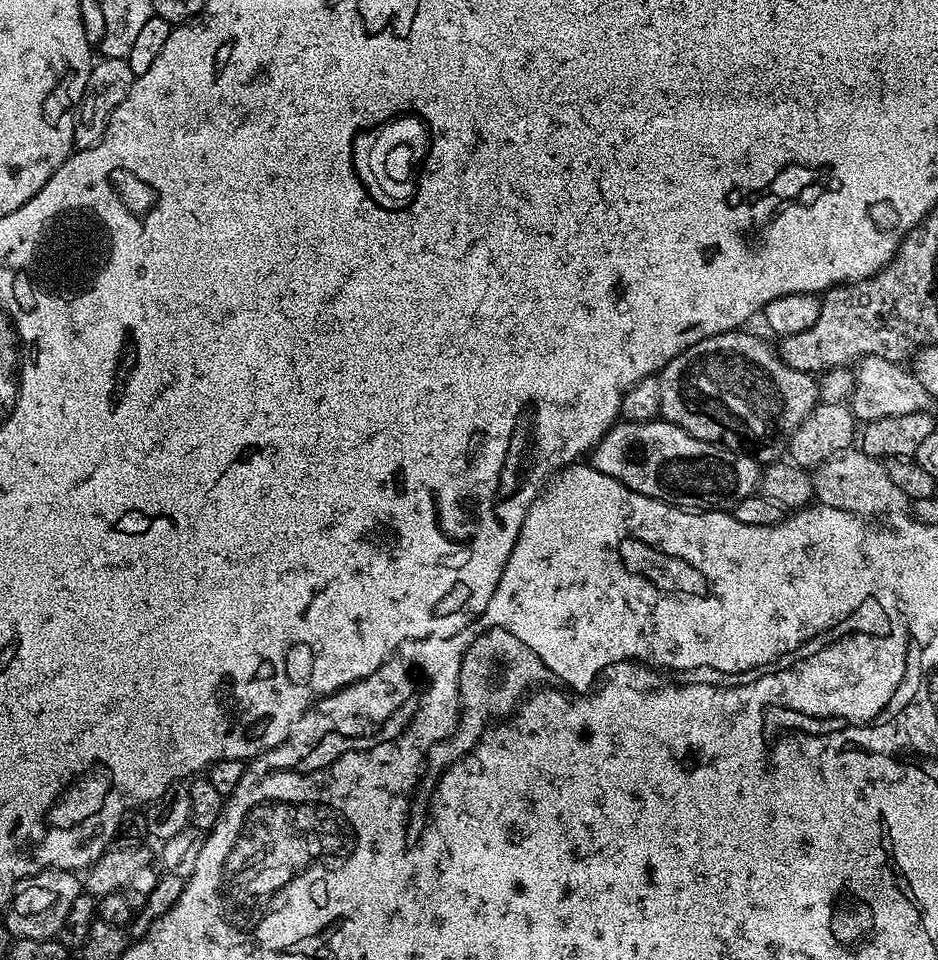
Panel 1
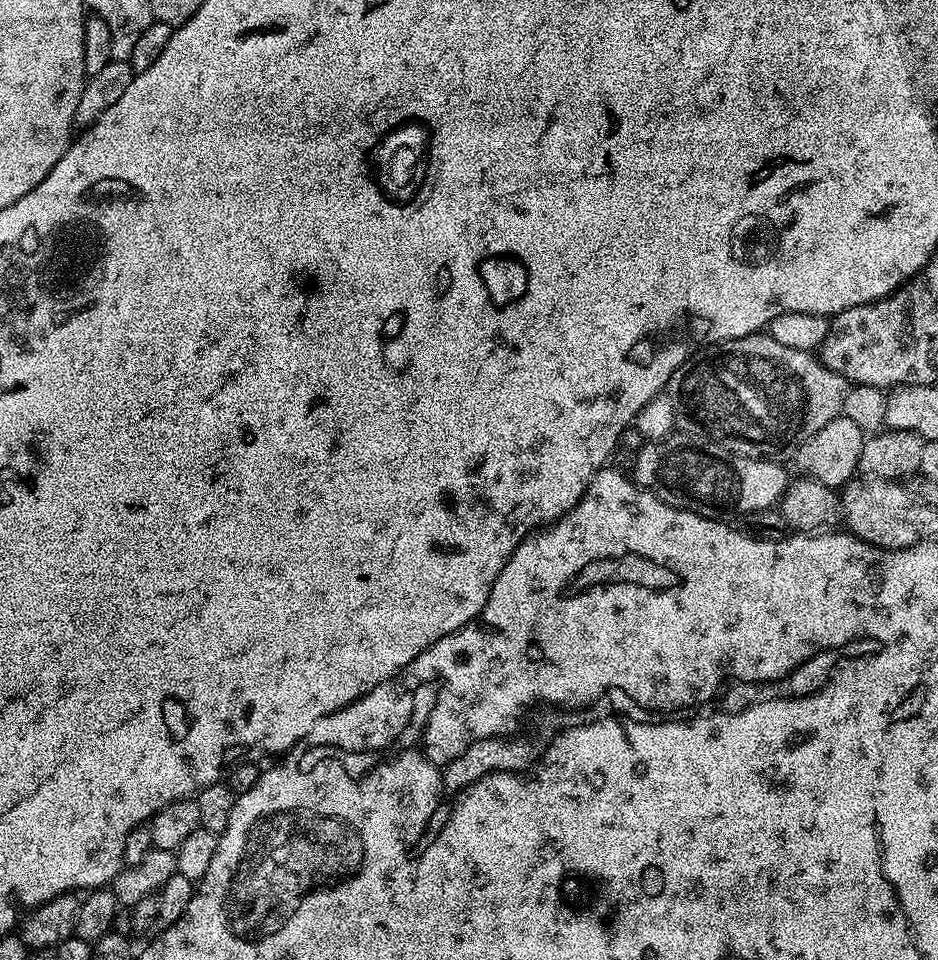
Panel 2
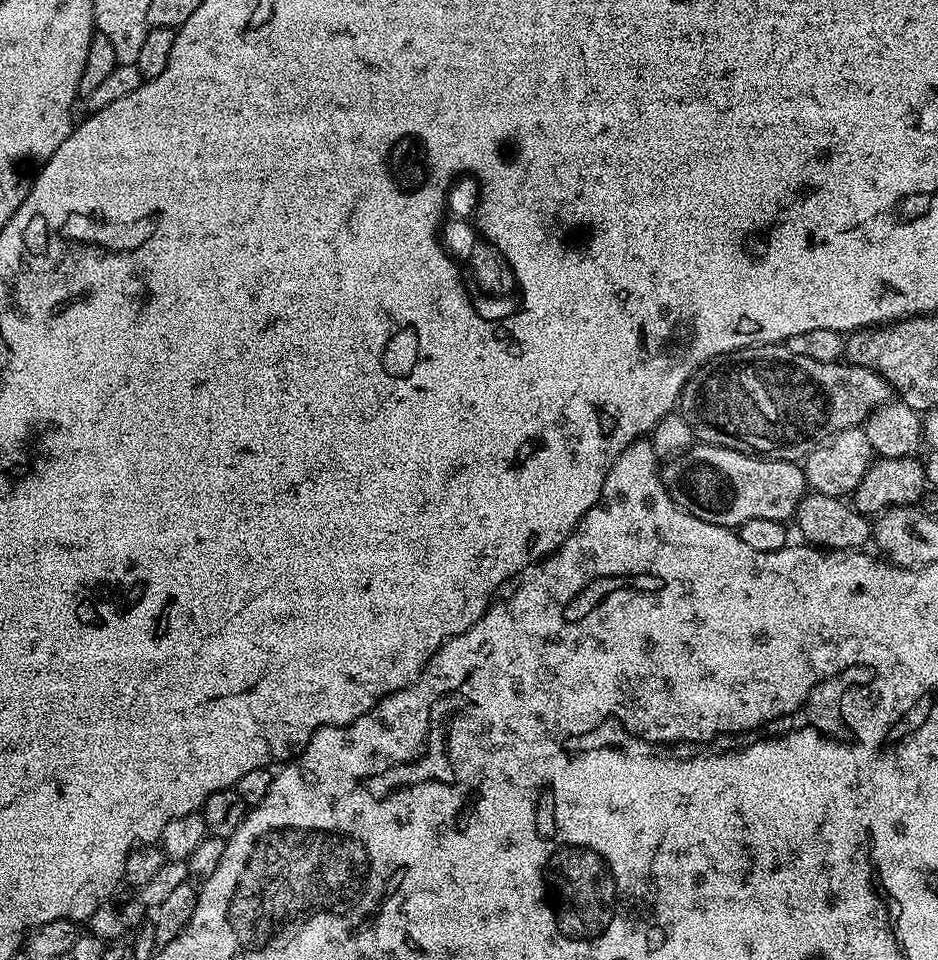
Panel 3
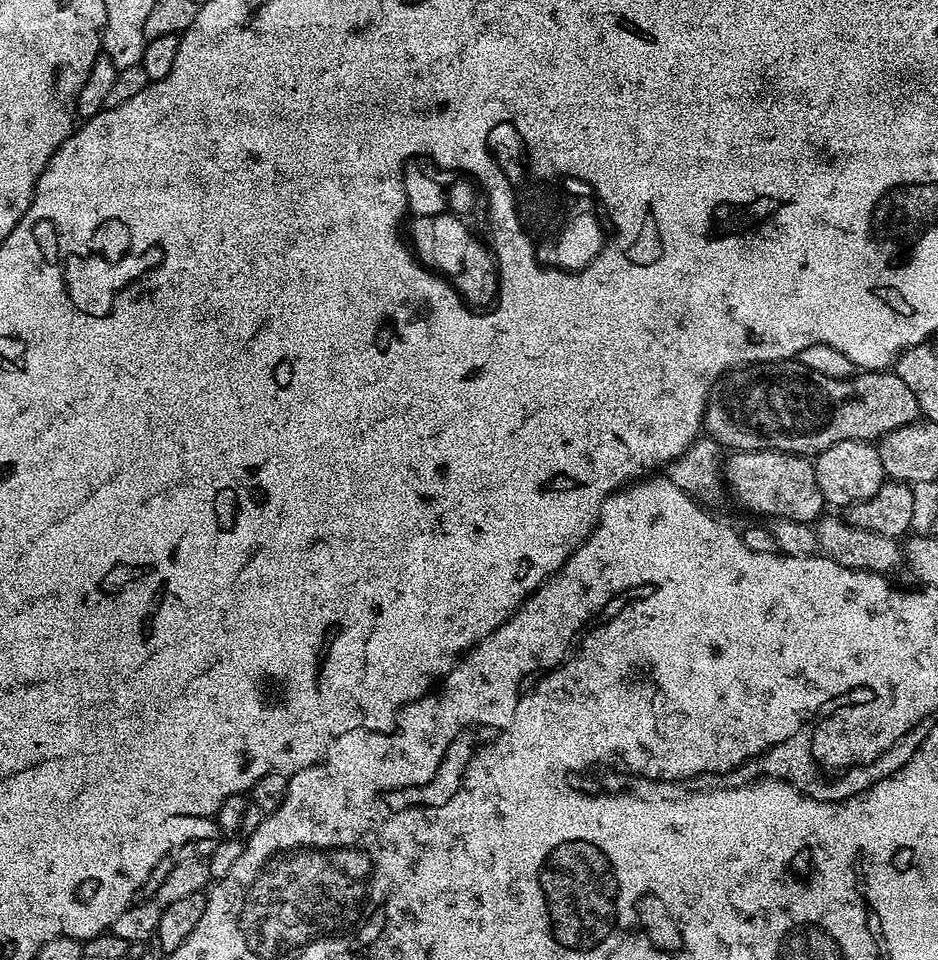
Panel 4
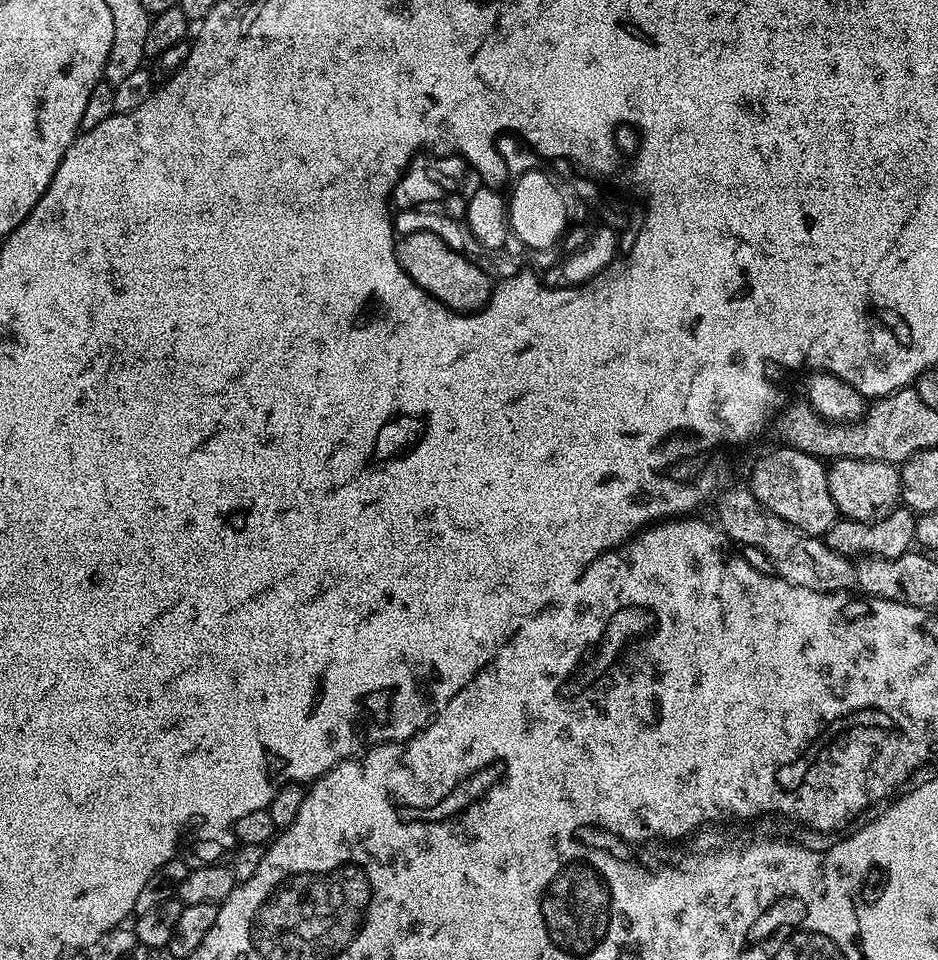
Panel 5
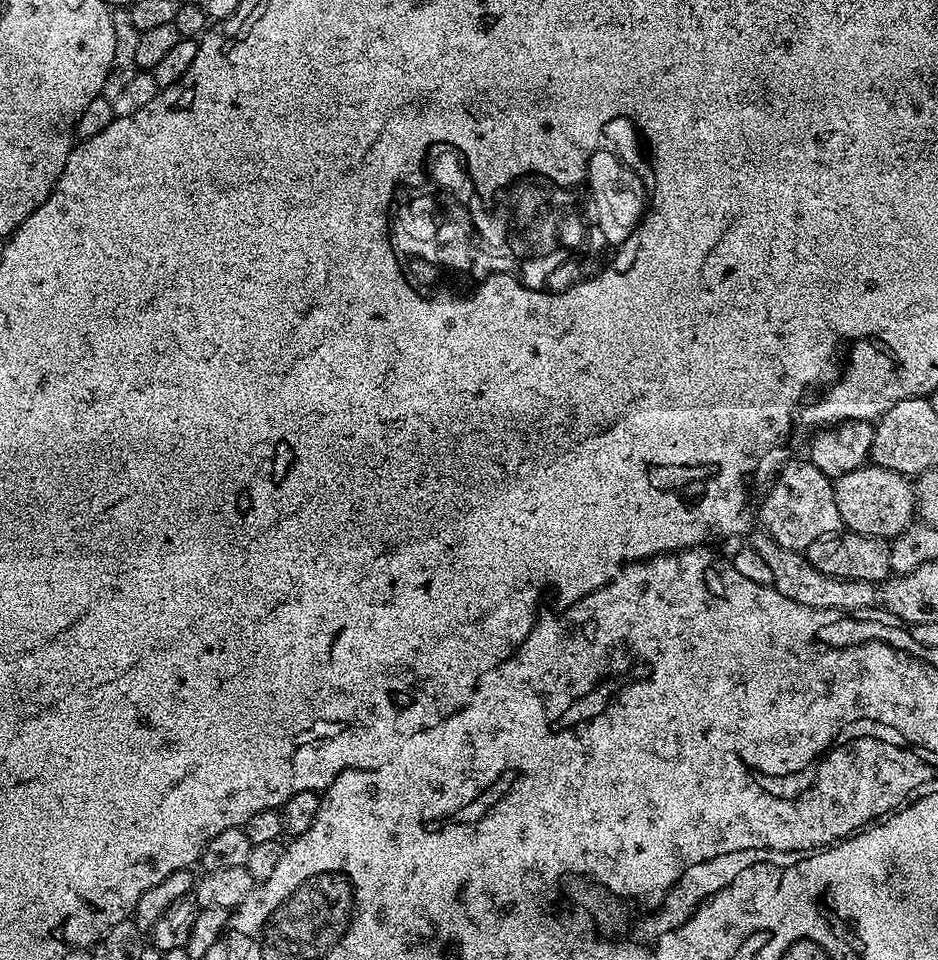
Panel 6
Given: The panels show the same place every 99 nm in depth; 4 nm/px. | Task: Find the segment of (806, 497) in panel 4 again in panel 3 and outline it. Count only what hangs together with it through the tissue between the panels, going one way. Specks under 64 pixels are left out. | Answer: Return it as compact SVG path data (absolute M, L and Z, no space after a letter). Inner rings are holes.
M703 442L693 443L690 449L676 460L665 463L660 469L660 480L668 492L668 497L679 508L685 508L687 512L694 514L694 518L702 518L702 522L714 522L718 526L733 530L739 528L742 522L750 522L750 518L791 521L795 517L796 507L806 493L804 470L799 463L791 460L770 460Z

